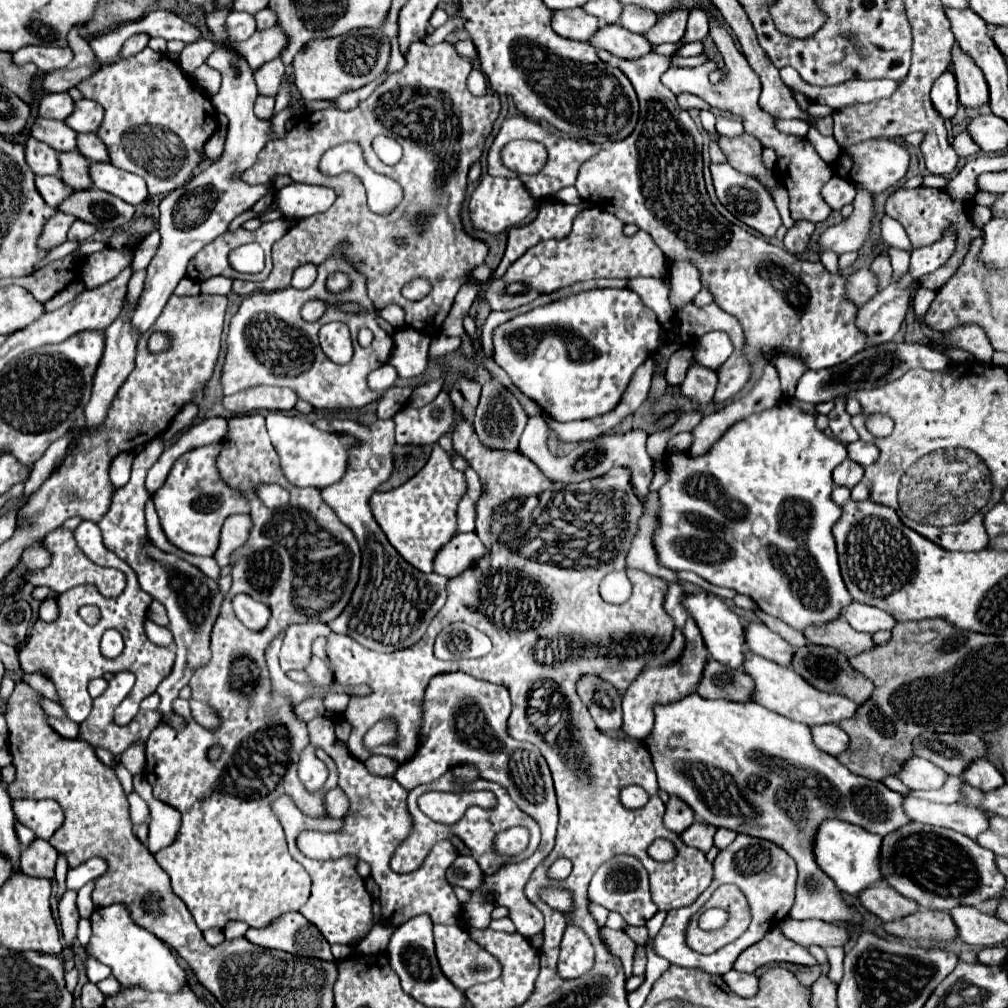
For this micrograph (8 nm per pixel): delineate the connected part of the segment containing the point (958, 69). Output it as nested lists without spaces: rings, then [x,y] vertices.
[[[958,43],[952,45],[950,55],[960,103],[966,107],[980,107],[982,103],[988,103],[988,83],[974,59]]]

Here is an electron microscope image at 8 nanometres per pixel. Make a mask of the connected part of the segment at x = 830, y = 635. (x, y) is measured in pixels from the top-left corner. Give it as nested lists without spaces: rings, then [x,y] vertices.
[[[834,619],[824,625],[810,625],[804,629],[804,637],[816,645],[828,645],[838,649],[842,655],[856,655],[872,649],[872,635],[854,631],[844,619]]]

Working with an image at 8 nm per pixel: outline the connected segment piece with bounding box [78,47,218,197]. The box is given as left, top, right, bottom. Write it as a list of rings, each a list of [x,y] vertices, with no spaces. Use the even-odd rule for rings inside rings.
[[[150,47],[116,65],[98,69],[78,89],[84,99],[92,99],[104,107],[104,119],[96,135],[108,147],[110,163],[140,175],[148,185],[150,197],[166,195],[188,183],[200,165],[202,145],[218,129],[218,115],[210,97],[206,99],[192,91],[192,79],[188,81],[178,63]]]

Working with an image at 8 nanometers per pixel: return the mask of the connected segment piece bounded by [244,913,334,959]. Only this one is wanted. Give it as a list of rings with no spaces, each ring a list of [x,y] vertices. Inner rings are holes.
[[[300,913],[282,915],[280,919],[276,919],[276,923],[270,923],[260,931],[248,929],[244,937],[250,943],[266,949],[278,949],[304,957],[334,959],[330,953],[330,943]]]

